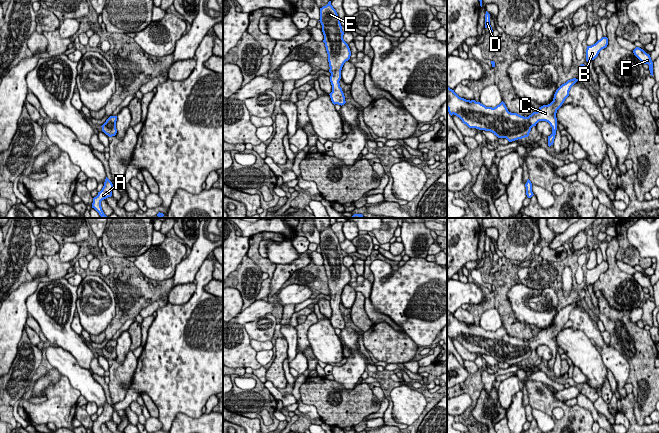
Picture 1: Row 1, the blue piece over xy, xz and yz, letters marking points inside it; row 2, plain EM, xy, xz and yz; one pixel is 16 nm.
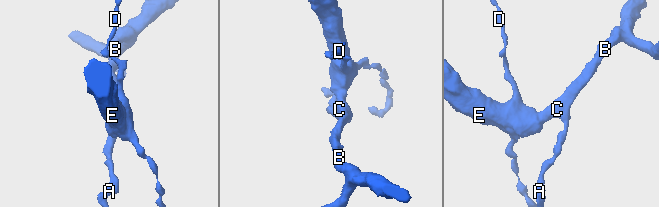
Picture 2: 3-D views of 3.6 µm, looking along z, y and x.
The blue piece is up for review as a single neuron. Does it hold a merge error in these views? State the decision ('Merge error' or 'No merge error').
No merge error

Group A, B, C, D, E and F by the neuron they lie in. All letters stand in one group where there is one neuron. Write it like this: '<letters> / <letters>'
A B C D E F

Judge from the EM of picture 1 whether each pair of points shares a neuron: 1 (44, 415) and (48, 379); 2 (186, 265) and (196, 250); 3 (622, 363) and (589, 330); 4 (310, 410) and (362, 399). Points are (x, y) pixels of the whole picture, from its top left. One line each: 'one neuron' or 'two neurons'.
1: two neurons
2: one neuron
3: one neuron
4: two neurons

